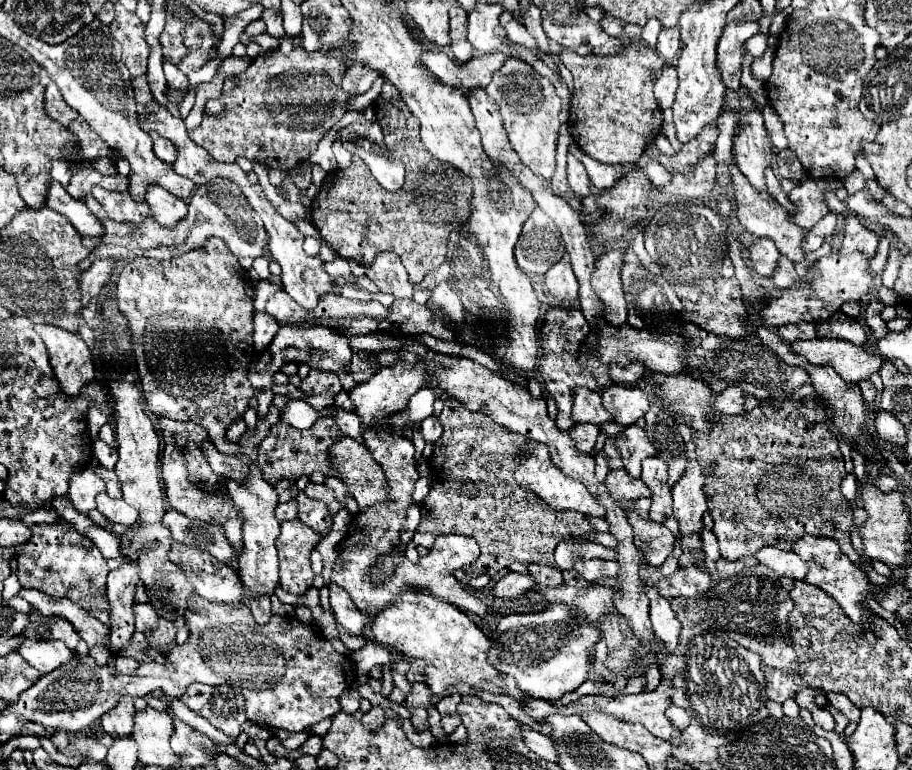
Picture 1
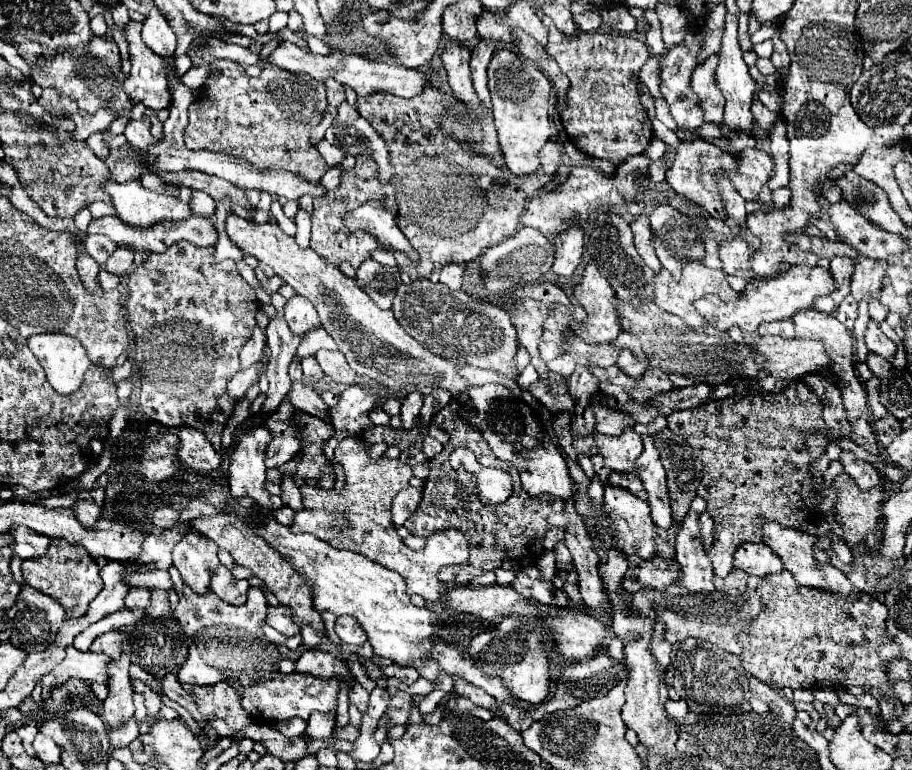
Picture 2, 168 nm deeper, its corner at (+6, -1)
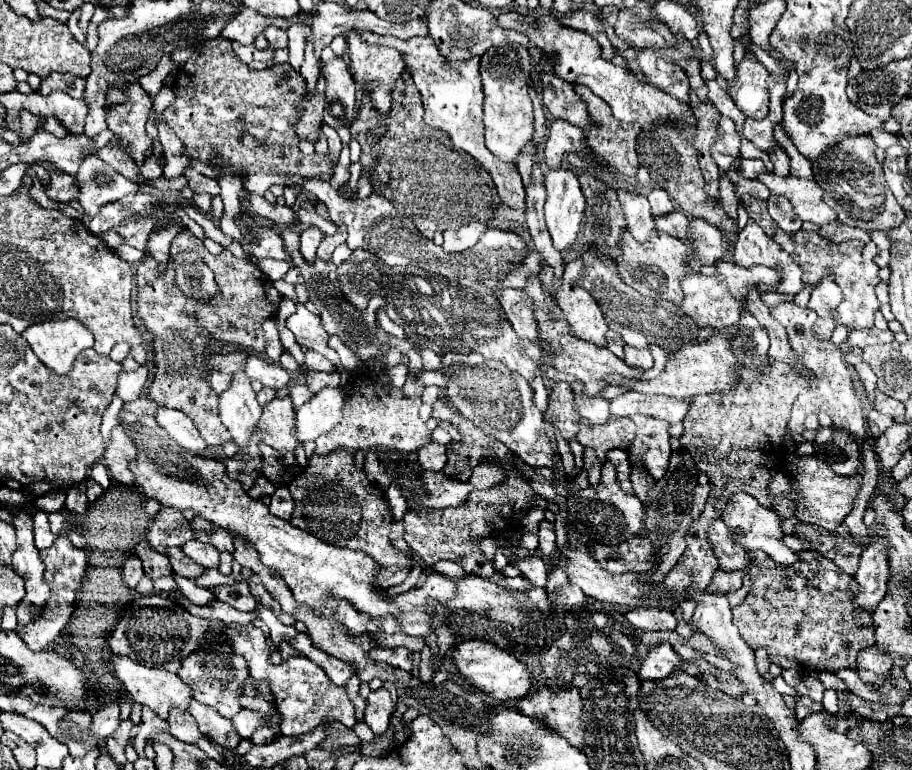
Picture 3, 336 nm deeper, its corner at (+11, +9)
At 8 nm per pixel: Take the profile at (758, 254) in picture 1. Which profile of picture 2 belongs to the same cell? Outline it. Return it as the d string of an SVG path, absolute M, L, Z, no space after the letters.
M731 238L723 244L725 246L719 248L719 254L721 254L721 260L723 260L723 272L725 272L731 288L735 292L743 292L747 280L751 278L751 272L749 272L751 250L739 238Z

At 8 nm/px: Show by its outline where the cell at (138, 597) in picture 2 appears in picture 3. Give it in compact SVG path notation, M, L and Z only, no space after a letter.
M130 556L124 564L124 582L130 586L130 588L136 588L136 584L140 582L140 578L144 576L144 570L142 570L142 562L140 558L136 556Z

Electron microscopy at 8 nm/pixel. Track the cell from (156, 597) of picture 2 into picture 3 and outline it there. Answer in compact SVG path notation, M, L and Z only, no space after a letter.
M140 540L136 546L134 546L134 552L138 554L138 558L142 560L144 564L144 572L150 576L150 578L160 578L160 576L170 576L172 574L172 564L170 560L160 554L156 548L152 548L150 544L146 544L144 540Z

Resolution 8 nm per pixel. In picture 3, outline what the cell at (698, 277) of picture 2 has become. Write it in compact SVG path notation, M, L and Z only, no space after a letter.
M622 230L618 246L622 250L622 256L616 258L616 270L618 270L622 282L626 282L628 286L632 286L634 290L638 290L644 296L668 300L668 302L674 302L674 304L680 302L680 298L682 298L680 278L684 274L694 272L690 266L684 264L684 256L690 252L684 242L680 242L678 238L674 238L666 232L652 230L650 240L640 244L632 238L632 234L628 234L628 230Z

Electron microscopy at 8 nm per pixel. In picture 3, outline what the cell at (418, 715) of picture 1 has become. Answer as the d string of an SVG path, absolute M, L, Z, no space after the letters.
M380 688L376 692L370 692L364 722L370 726L370 730L374 734L384 734L388 730L392 712L394 712L394 704L392 704L390 694L388 694L386 688Z

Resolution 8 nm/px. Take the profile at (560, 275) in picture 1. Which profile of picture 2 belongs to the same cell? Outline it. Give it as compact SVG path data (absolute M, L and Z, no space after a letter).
M575 224L555 238L555 262L551 270L557 276L571 276L581 262L583 254L583 230Z

